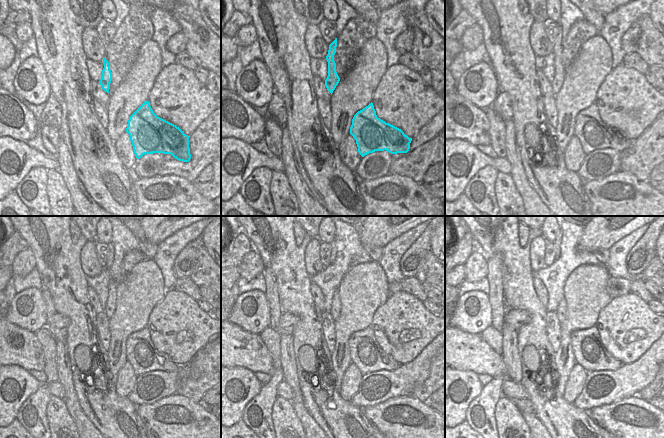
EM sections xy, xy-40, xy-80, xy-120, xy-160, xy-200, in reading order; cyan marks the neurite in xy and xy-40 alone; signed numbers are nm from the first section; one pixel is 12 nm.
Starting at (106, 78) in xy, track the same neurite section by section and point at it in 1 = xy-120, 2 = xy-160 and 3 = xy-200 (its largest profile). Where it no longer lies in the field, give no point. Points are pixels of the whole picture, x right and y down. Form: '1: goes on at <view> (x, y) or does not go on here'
1: goes on at xy-120 (110, 306)
2: goes on at xy-160 (335, 309)
3: goes on at xy-200 (562, 307)

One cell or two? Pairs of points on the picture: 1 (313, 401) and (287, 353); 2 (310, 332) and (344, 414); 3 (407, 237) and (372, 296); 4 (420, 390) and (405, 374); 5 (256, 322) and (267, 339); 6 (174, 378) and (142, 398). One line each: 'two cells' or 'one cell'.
1: two cells
2: one cell
3: two cells
4: two cells
5: two cells
6: one cell

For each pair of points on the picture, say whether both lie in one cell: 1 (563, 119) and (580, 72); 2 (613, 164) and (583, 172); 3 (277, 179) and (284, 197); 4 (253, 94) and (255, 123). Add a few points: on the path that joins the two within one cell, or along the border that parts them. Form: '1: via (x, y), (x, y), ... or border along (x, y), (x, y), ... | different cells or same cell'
1: via (568, 107), (570, 100), (579, 91), (580, 84) | same cell
2: via (606, 166), (595, 166), (590, 170) | same cell
3: via (279, 183), (281, 193) | same cell
4: border along (235, 92), (253, 107) | different cells

